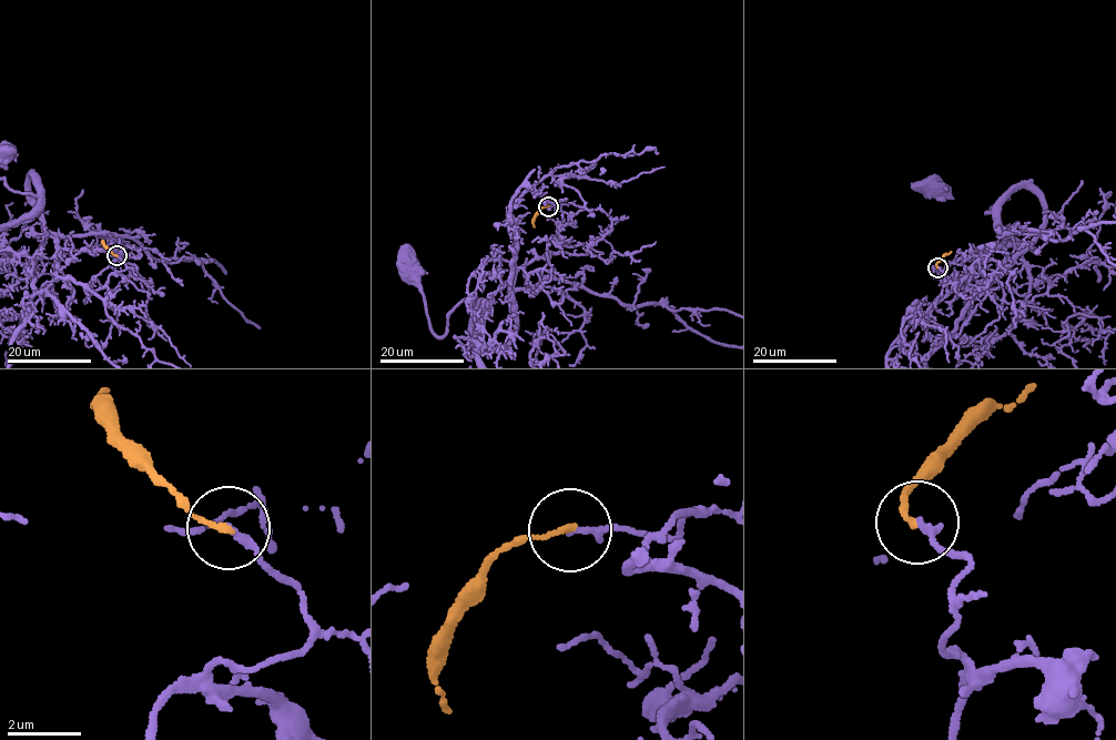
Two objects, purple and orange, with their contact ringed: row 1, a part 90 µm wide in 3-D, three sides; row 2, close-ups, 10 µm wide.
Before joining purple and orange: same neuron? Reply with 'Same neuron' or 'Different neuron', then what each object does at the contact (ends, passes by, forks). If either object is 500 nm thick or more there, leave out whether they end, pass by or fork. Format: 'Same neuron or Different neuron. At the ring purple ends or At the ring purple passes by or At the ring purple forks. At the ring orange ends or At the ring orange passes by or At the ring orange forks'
Different neuron. At the ring purple ends. At the ring orange ends

